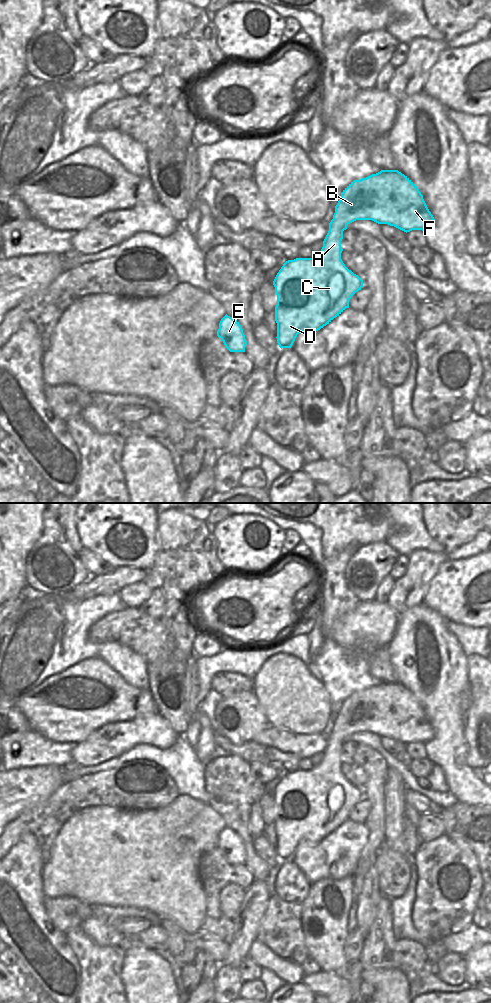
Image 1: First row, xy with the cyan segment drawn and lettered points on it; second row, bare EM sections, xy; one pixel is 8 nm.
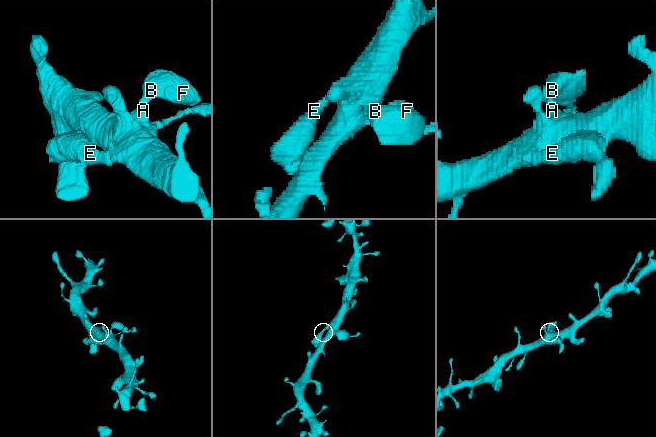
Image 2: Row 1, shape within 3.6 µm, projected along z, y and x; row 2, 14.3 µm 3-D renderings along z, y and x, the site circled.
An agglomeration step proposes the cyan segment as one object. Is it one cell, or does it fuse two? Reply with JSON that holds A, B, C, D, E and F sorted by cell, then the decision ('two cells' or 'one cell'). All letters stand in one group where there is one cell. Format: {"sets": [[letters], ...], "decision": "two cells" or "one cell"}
{"sets": [["A", "B", "C", "D", "E", "F"]], "decision": "one cell"}

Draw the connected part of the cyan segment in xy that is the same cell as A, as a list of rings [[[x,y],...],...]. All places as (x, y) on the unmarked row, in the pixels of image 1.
[[[381,682],[351,694],[343,702],[335,718],[321,763],[312,770],[286,773],[273,793],[277,807],[276,850],[281,861],[291,860],[300,844],[316,844],[329,836],[349,820],[351,809],[363,799],[363,792],[349,782],[341,771],[343,743],[356,732],[388,736],[406,745],[412,742],[425,744],[435,737],[435,731],[417,698],[398,682]]]

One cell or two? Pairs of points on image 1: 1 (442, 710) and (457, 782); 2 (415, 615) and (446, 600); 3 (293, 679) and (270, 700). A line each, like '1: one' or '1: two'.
1: one
2: two
3: one

